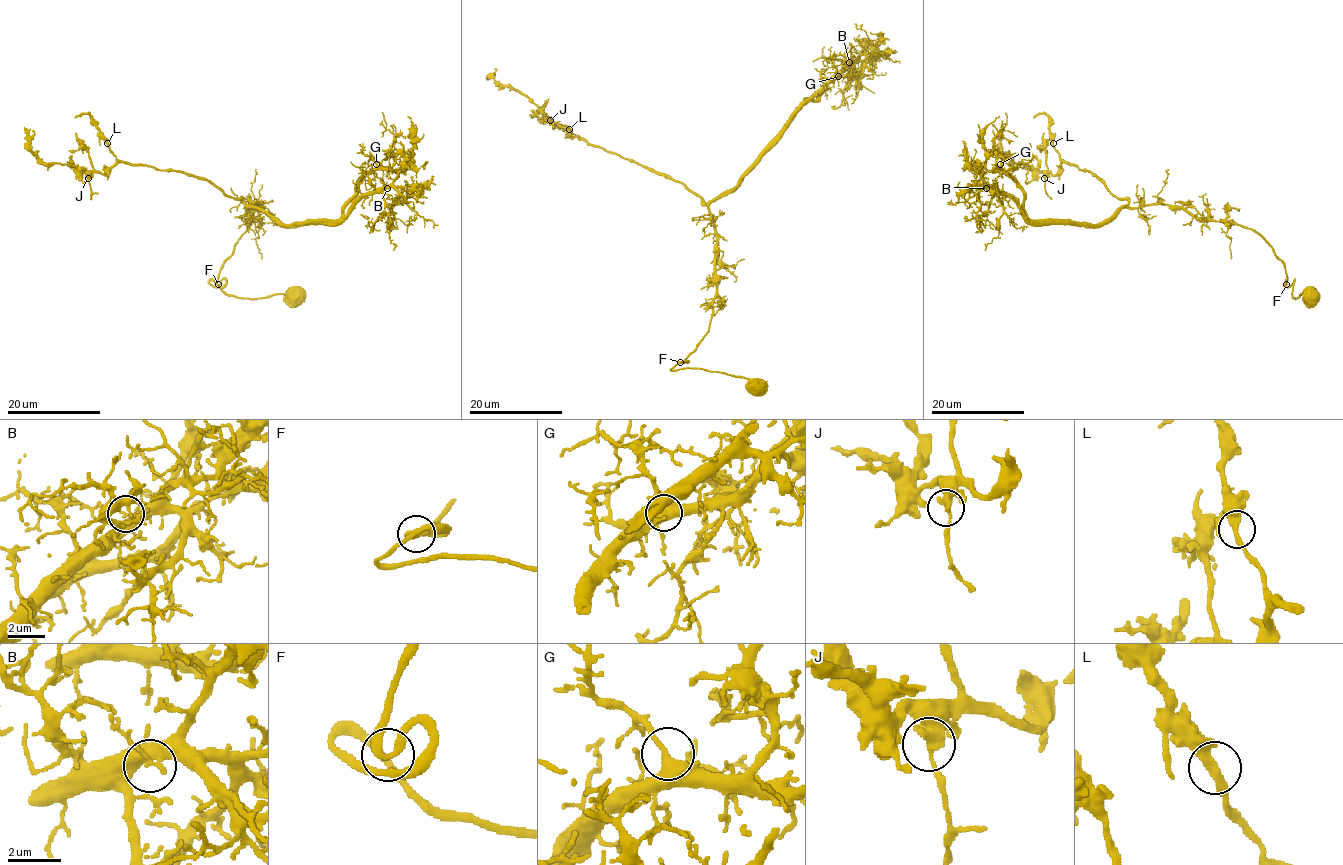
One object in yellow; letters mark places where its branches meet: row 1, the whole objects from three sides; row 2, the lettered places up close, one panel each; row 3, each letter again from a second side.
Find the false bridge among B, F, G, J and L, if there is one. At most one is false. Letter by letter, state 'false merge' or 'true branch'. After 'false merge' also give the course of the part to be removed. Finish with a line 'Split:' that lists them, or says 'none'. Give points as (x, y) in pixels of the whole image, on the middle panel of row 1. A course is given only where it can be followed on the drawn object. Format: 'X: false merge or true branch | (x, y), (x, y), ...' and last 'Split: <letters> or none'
B: true branch
F: true branch
G: true branch
J: true branch
L: true branch
Split: none

